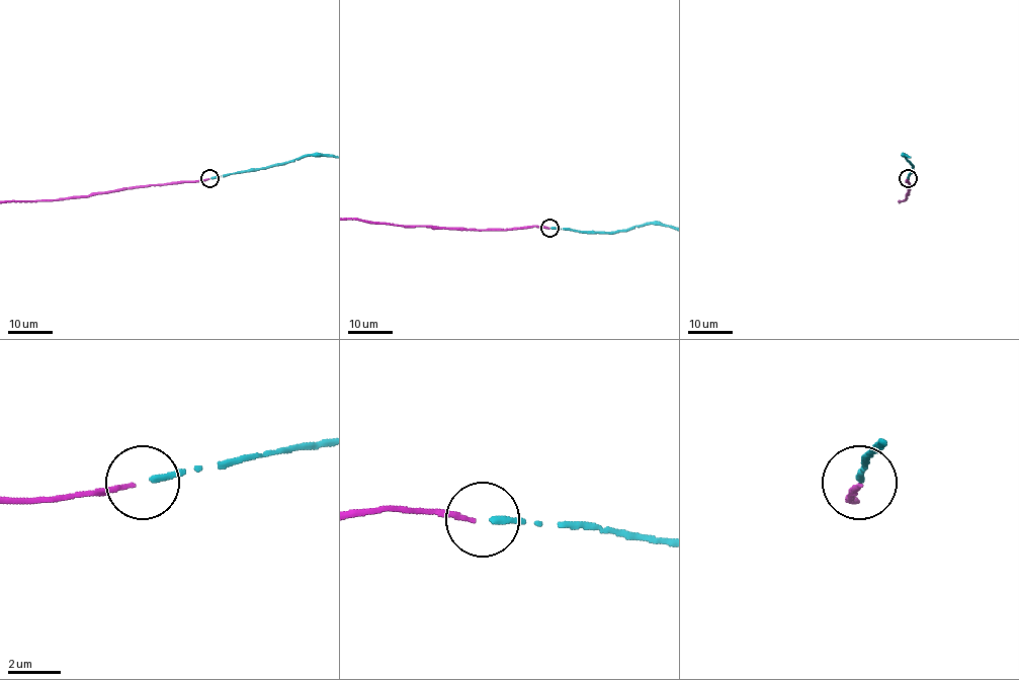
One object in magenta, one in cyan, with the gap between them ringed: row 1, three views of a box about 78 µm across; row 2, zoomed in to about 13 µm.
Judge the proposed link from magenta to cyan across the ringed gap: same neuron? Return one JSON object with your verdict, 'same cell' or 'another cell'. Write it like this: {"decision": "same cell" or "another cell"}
{"decision": "same cell"}

